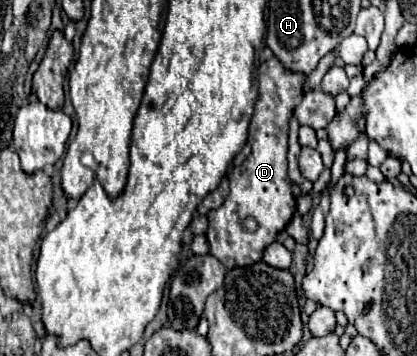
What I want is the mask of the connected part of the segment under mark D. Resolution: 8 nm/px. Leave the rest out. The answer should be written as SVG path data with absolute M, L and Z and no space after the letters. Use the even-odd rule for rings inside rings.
M276 57L262 63L258 69L258 99L256 99L254 115L252 115L252 121L248 127L248 143L252 145L252 153L248 155L248 159L240 167L234 167L228 173L230 193L218 209L212 209L208 213L206 239L210 243L210 255L214 255L226 269L248 267L252 263L258 263L262 259L264 249L276 241L278 233L288 225L288 221L292 219L292 215L296 211L296 199L290 189L292 181L288 177L286 151L288 151L288 117L292 115L298 101L302 101L302 85L304 85L302 73L286 73L286 69L282 69L282 63ZM246 217L256 219L256 223L258 223L256 231L250 233L244 229L242 223Z

